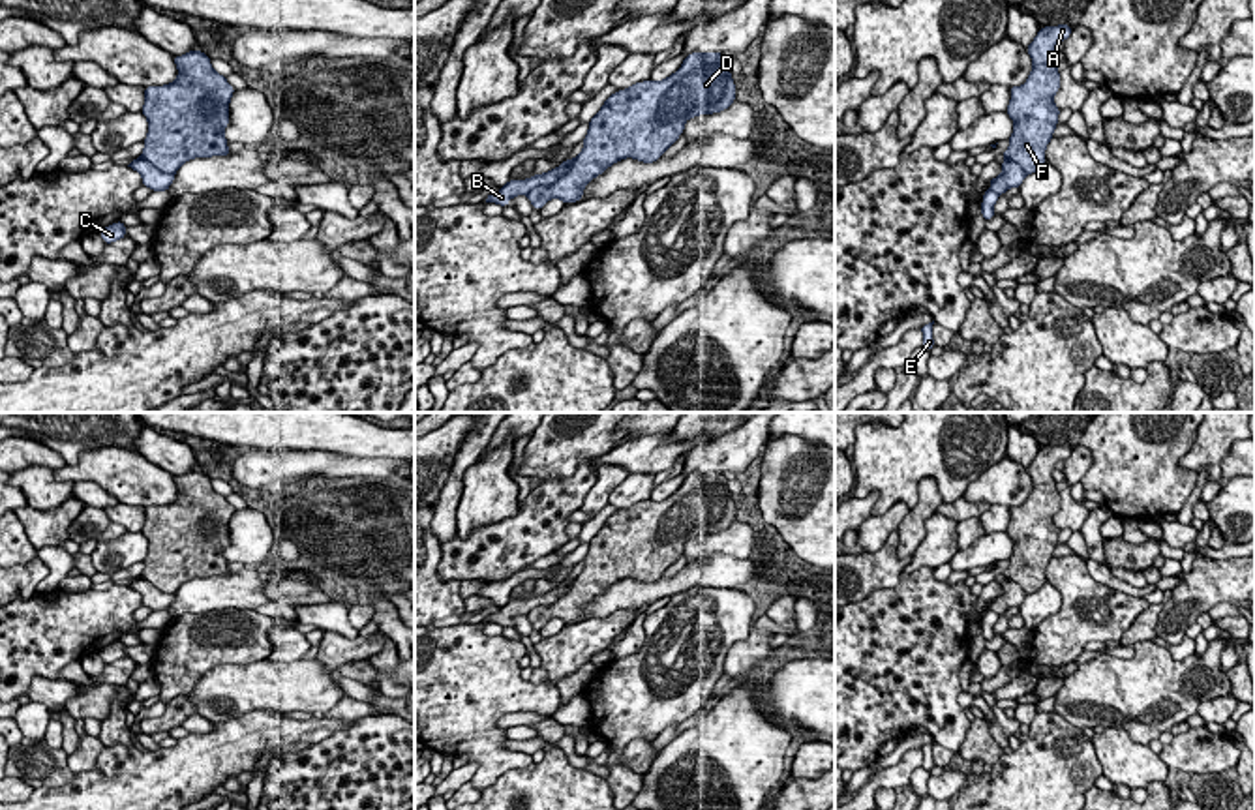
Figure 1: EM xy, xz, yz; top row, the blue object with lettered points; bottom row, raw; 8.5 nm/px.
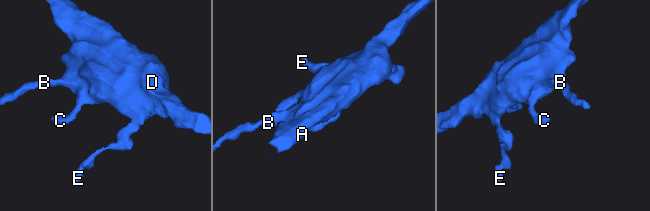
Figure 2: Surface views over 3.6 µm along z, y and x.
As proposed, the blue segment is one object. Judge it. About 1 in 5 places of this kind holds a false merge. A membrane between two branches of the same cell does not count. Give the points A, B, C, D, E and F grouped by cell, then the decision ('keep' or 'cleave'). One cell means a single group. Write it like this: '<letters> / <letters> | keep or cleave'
A C D E F / B | cleave

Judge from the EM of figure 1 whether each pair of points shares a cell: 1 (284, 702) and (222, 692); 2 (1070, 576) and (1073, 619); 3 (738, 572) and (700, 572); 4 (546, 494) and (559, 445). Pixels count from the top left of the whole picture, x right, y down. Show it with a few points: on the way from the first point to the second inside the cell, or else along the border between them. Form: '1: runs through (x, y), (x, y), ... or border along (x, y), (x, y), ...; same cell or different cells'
1: runs through (269, 692), (237, 692); same cell
2: runs through (1070, 587), (1072, 608); same cell
3: runs through (728, 572), (710, 572); same cell
4: border along (589, 458), (571, 475), (541, 480); different cells

